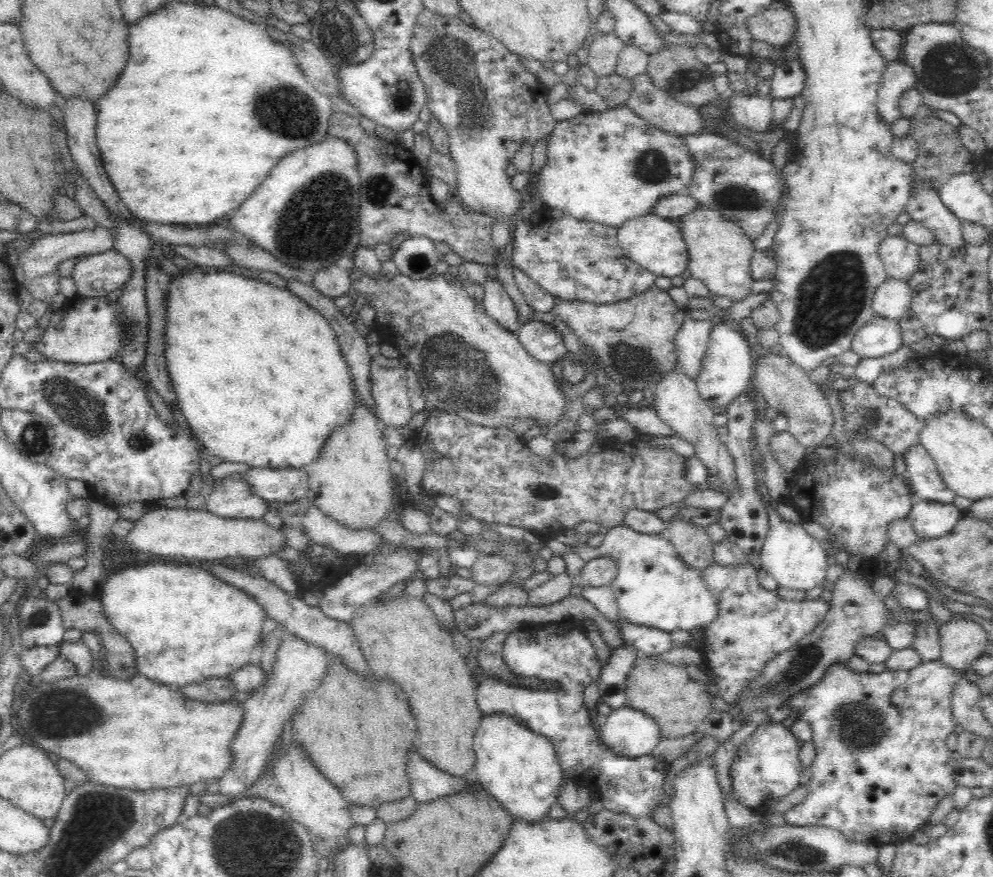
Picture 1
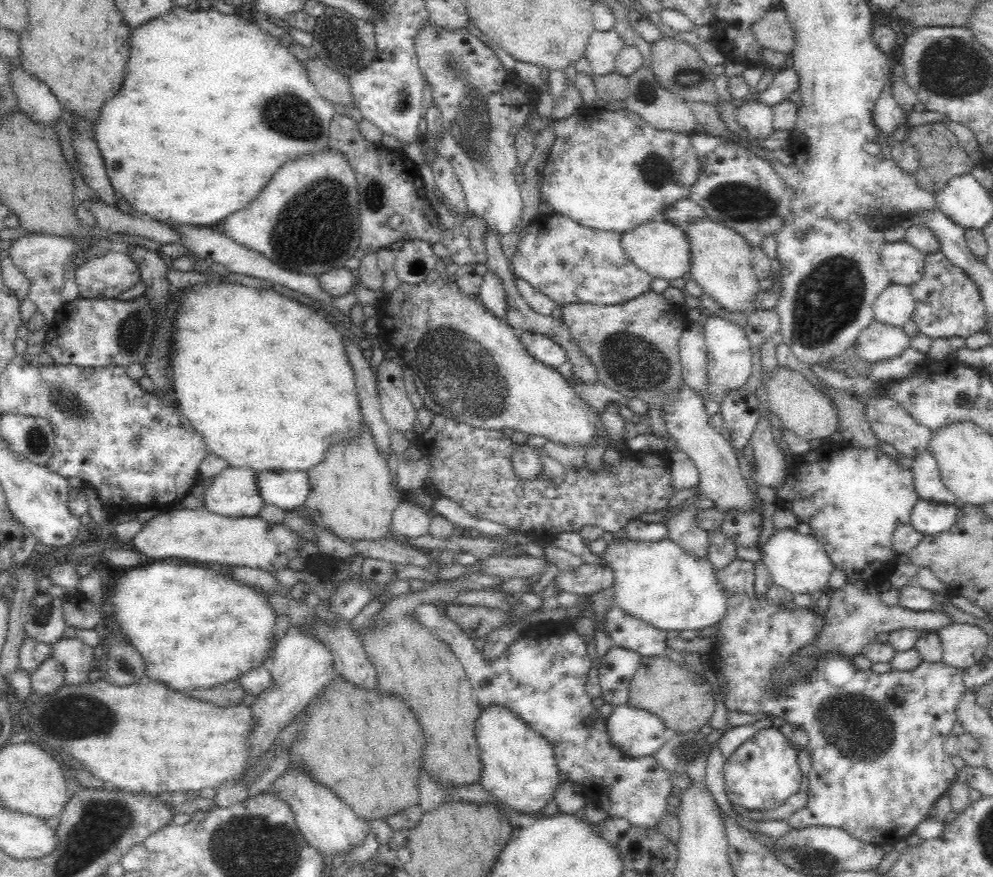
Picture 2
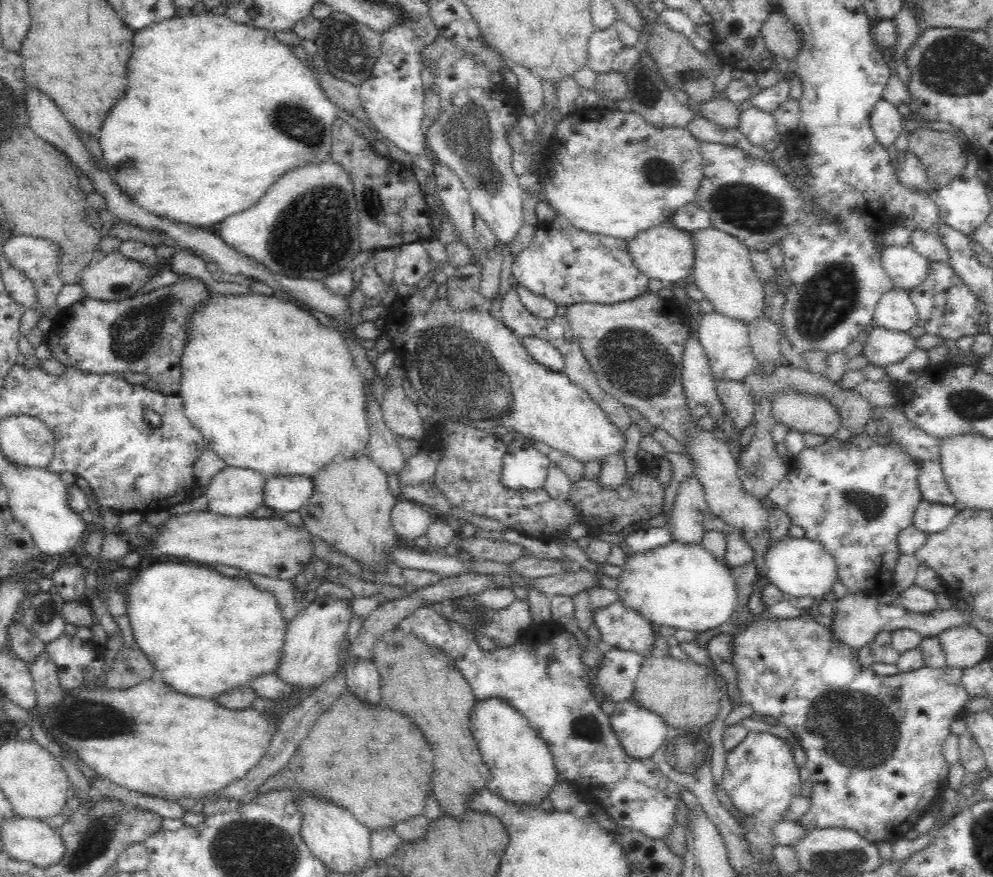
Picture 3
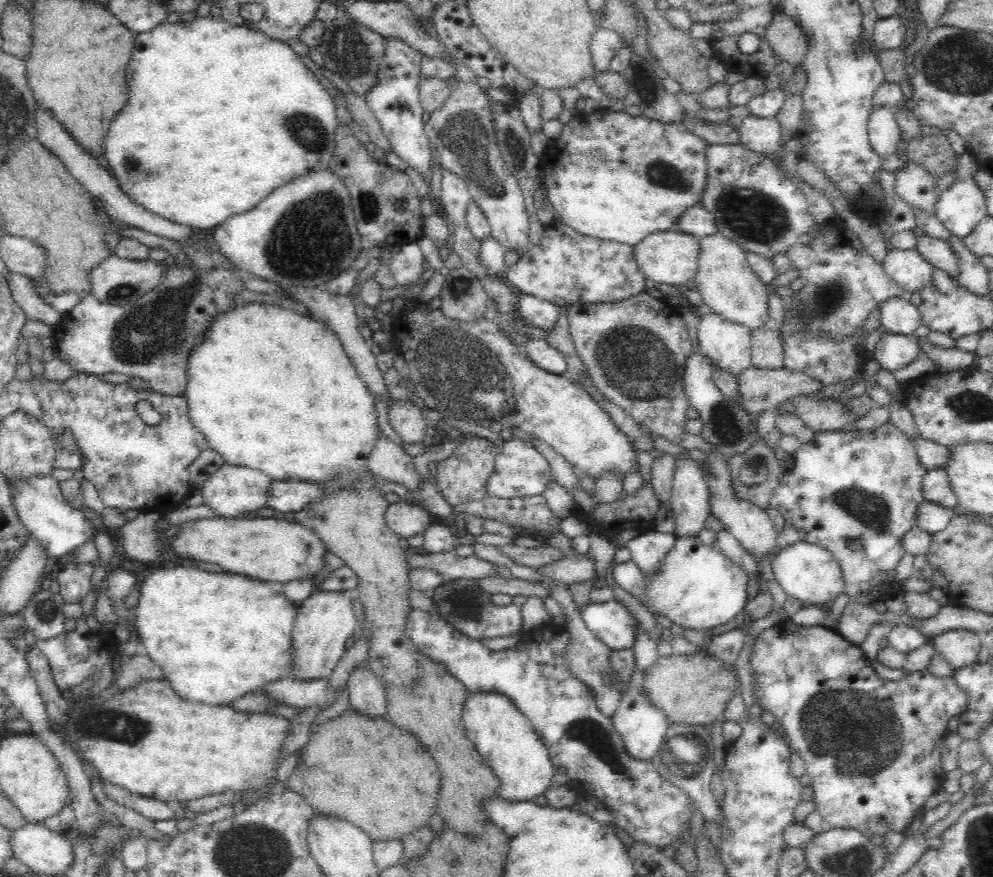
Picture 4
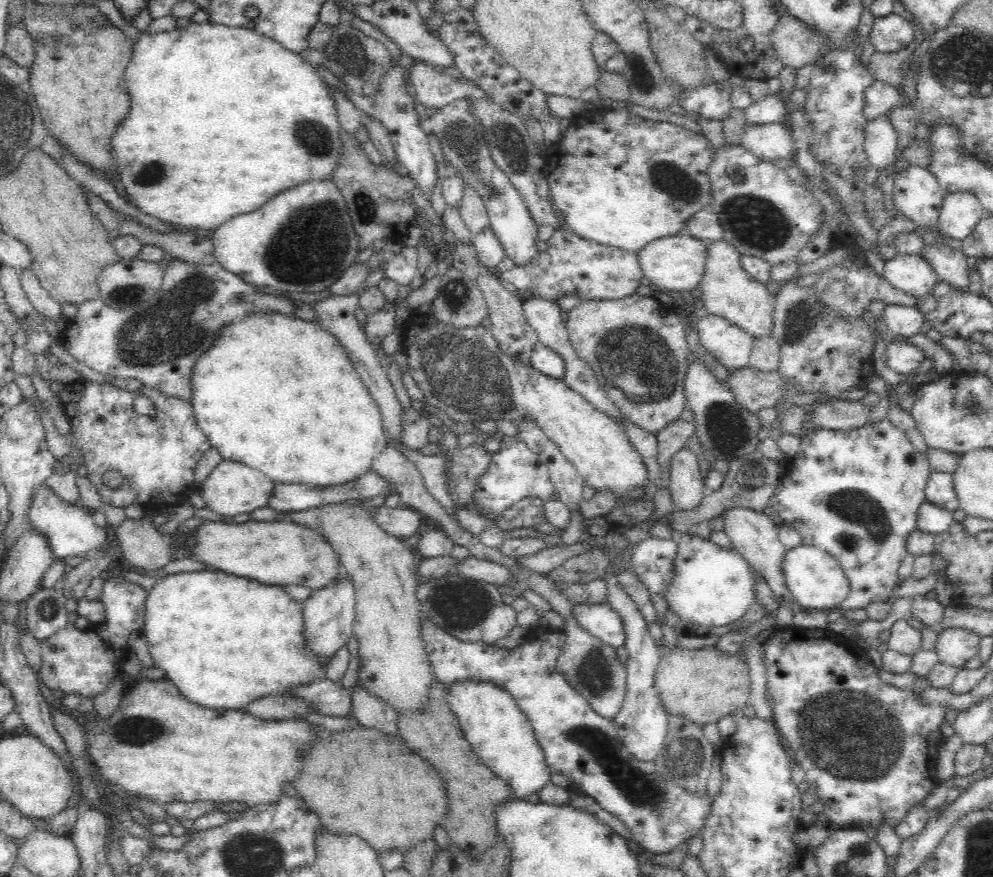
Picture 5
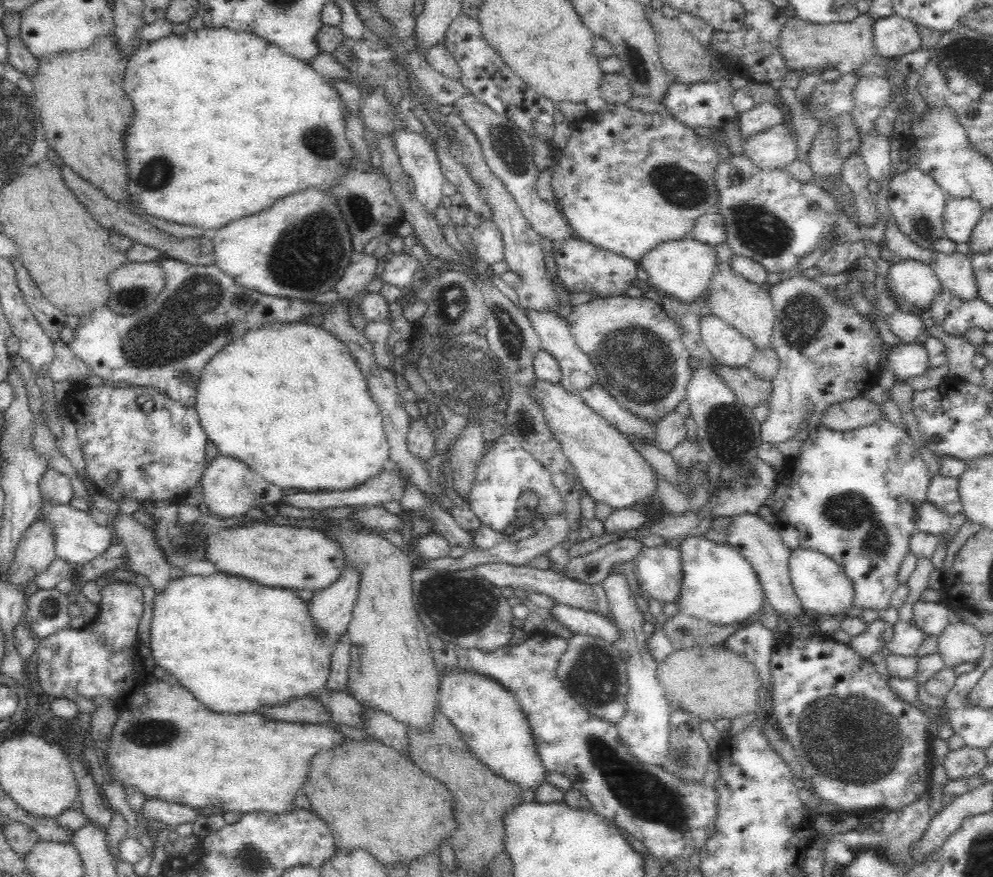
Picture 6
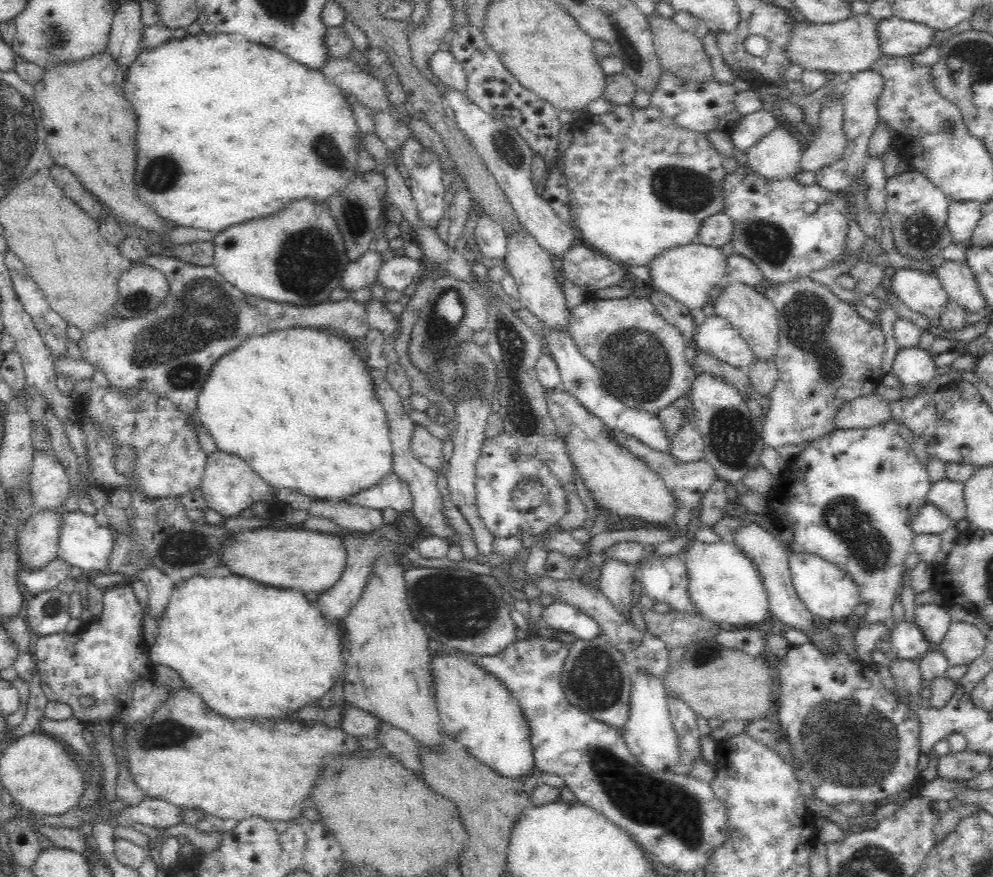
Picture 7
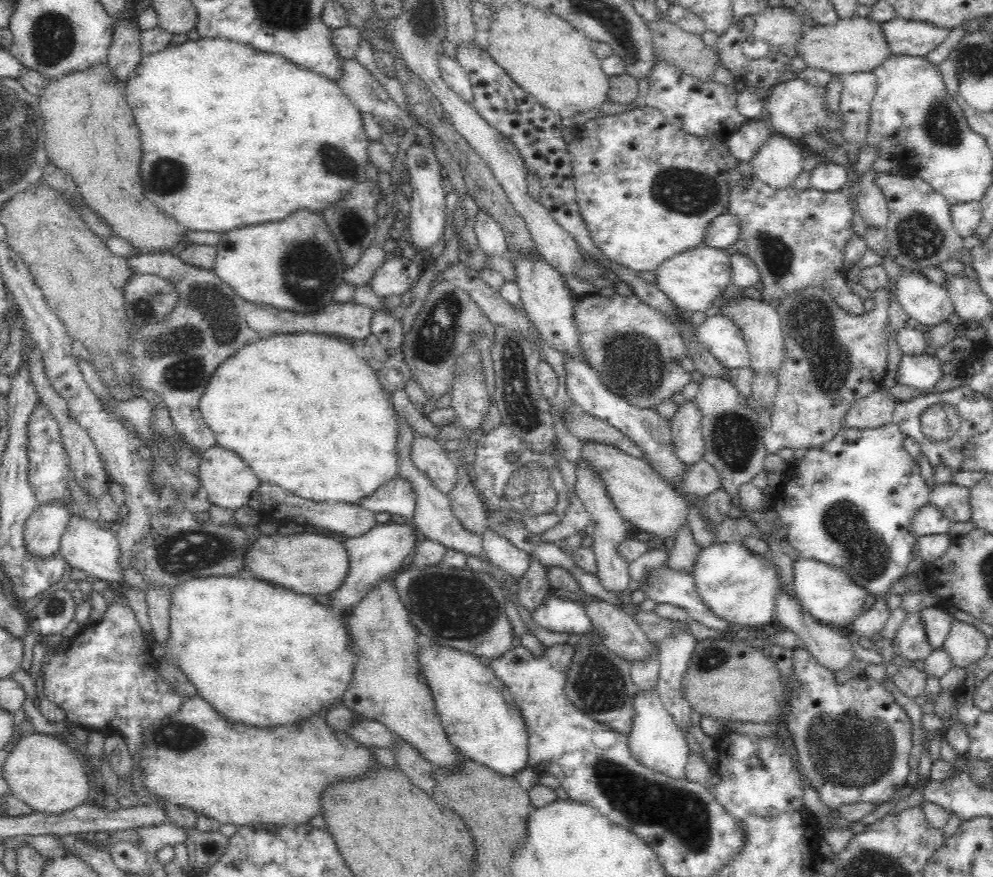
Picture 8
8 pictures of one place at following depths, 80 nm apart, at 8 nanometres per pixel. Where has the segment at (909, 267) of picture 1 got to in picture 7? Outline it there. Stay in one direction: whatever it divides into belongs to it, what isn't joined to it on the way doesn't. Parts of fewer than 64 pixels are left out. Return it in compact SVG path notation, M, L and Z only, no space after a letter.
M900 268L900 270L891 270L890 279L893 294L902 300L910 310L922 314L930 321L939 318L941 310L949 302L949 296L936 275L926 274L926 272L920 272L920 270L912 270L912 268Z

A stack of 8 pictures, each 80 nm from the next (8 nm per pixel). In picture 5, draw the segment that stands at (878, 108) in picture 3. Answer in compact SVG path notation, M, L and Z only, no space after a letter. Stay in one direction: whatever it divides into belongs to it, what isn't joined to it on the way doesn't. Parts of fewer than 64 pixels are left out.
M884 115L871 120L865 126L864 153L868 167L881 172L895 162L896 131Z

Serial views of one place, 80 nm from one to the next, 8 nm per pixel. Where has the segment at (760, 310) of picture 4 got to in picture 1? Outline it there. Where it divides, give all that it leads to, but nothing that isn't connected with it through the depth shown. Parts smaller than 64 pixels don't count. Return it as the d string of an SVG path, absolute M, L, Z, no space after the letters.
M700 207L678 223L682 230L682 237L687 244L688 268L692 278L704 283L712 296L724 296L731 301L740 302L753 294L750 260L753 253L753 242L746 234L732 222L723 220L716 210Z

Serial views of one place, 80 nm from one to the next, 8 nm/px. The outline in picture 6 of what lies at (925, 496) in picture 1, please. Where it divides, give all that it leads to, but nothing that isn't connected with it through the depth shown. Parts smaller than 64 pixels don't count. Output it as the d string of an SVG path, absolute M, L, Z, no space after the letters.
M934 476L927 488L927 501L954 517L963 512L958 482L954 478Z

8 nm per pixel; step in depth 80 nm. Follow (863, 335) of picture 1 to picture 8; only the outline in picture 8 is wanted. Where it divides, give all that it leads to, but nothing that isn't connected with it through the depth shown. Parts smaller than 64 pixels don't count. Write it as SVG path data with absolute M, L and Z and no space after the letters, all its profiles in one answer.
M927 353L902 355L895 380L926 394L935 388L943 375L944 371L937 357L932 357Z

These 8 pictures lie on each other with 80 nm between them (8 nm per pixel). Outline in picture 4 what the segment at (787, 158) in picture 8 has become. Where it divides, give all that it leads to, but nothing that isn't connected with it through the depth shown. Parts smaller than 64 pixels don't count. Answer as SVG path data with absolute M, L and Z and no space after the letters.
M748 115L738 130L739 142L748 150L766 156L781 152L784 141L780 126L777 118Z

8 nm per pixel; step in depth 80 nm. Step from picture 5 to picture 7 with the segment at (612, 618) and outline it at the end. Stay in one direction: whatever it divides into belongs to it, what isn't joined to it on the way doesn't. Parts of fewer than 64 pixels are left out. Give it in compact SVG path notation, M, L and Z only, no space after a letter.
M555 600L548 606L544 606L540 620L547 627L573 634L587 644L590 644L591 640L600 634L598 623L590 615L584 614L580 609L565 602Z

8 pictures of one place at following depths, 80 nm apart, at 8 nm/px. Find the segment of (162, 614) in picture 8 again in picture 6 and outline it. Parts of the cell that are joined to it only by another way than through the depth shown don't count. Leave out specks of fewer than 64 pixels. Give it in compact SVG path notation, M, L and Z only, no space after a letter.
M132 518L120 528L115 530L116 538L127 546L129 570L145 576L156 595L161 593L172 579L172 568L158 549L152 531Z

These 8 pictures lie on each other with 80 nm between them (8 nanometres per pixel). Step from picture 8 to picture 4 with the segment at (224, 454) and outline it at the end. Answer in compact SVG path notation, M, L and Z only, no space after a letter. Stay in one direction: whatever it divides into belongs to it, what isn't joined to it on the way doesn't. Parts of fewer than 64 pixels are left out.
M225 462L219 470L216 470L210 478L206 479L201 487L204 498L203 504L210 506L218 517L238 519L247 512L254 512L258 508L267 506L267 492L272 481L268 475L260 470Z

